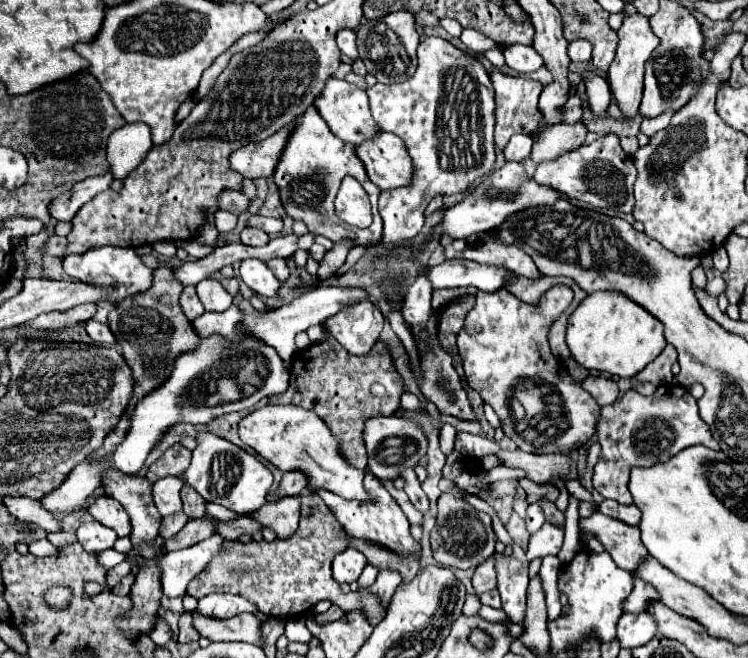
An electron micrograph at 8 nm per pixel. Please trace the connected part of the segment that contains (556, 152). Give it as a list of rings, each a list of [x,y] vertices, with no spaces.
[[[578,121],[576,125],[560,123],[546,127],[534,139],[532,163],[540,165],[544,161],[556,161],[560,155],[580,147],[584,143],[584,137],[586,137],[586,127],[582,125],[582,121]]]

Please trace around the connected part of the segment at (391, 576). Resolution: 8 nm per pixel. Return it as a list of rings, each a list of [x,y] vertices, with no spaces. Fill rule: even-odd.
[[[382,569],[378,573],[376,581],[370,587],[360,587],[358,591],[370,591],[370,593],[374,593],[380,599],[382,607],[386,607],[388,601],[390,601],[390,597],[392,597],[392,593],[396,591],[396,585],[400,585],[400,581],[402,581],[402,577],[400,577],[398,571]]]

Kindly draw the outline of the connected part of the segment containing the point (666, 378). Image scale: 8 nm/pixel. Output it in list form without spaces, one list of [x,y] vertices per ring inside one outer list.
[[[666,345],[664,351],[644,367],[644,371],[640,371],[636,377],[632,377],[632,383],[636,381],[652,381],[654,385],[664,385],[664,383],[670,383],[674,379],[674,375],[670,373],[670,367],[676,363],[678,359],[678,353],[676,353],[676,347],[672,345]]]

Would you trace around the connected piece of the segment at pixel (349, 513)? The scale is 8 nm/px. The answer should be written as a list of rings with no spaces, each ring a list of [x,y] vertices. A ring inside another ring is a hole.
[[[370,473],[364,475],[364,489],[368,491],[370,499],[368,501],[348,501],[336,493],[330,493],[326,489],[316,489],[314,493],[322,497],[322,501],[330,507],[330,511],[334,513],[334,517],[340,521],[340,525],[350,533],[350,535],[356,535],[360,539],[368,539],[368,541],[374,541],[374,543],[380,543],[388,549],[394,549],[402,555],[420,555],[420,543],[412,539],[410,535],[410,523],[406,519],[406,515],[402,513],[402,509],[398,507],[398,503],[394,501],[394,497],[384,489],[384,485],[372,477]]]

